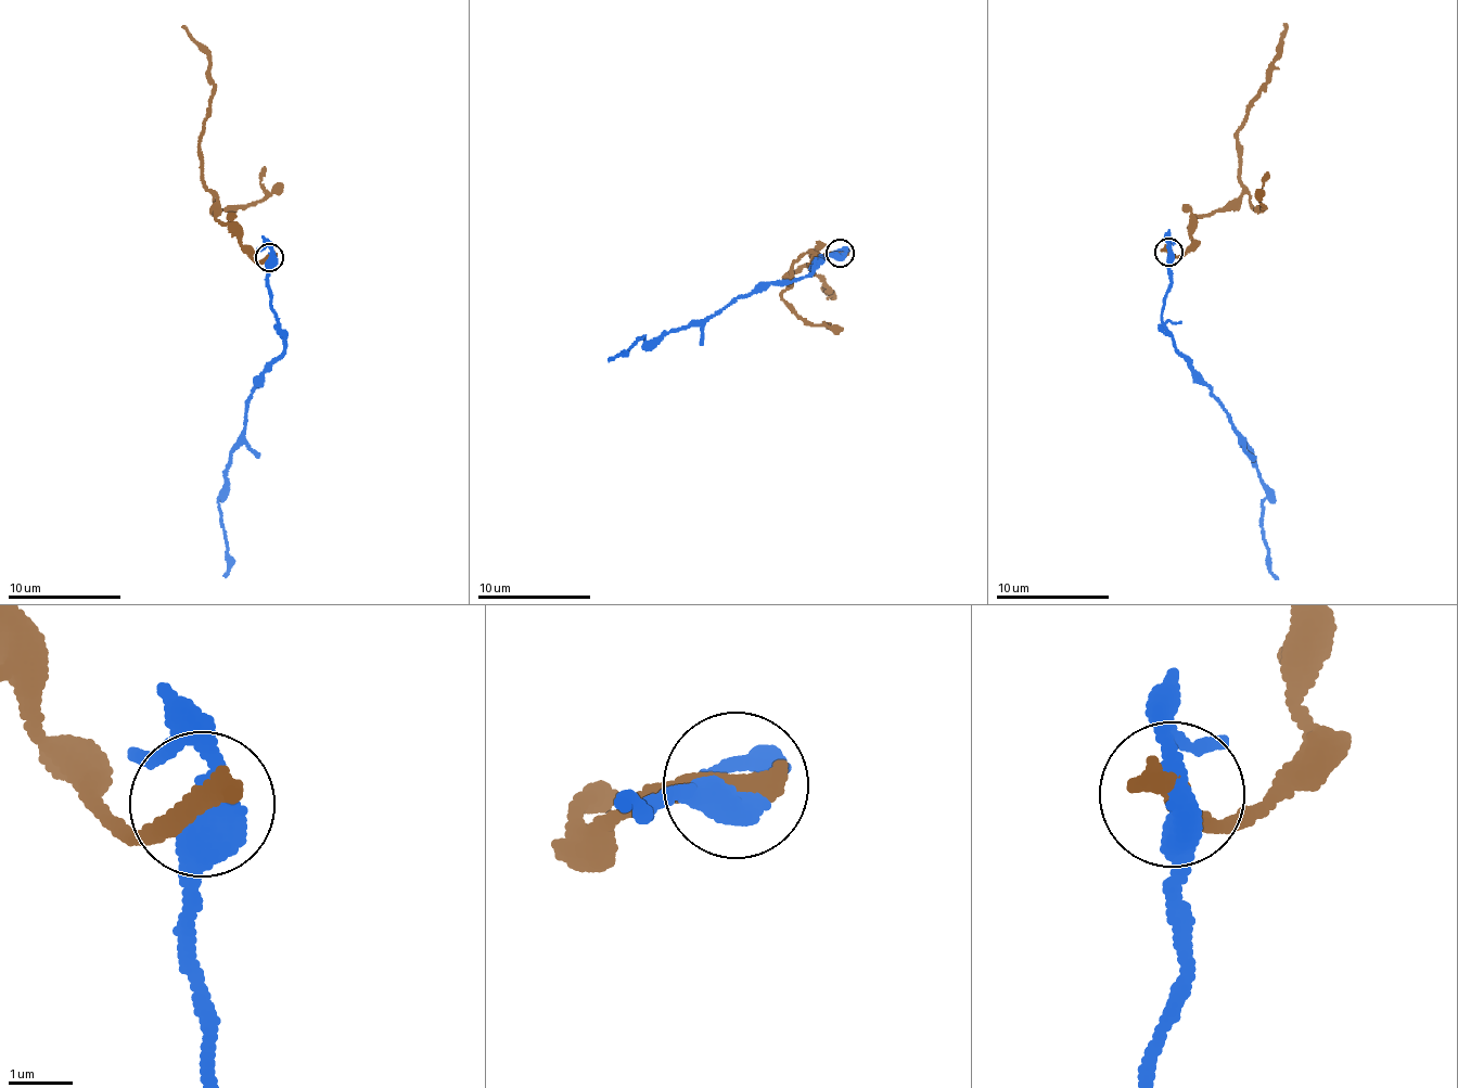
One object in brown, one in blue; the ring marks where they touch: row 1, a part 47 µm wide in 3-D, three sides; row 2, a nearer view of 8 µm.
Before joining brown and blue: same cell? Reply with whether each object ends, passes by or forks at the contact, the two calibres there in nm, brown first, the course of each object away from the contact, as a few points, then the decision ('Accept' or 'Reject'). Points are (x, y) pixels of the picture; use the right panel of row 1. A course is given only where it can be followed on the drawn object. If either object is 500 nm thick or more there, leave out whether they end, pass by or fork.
At the ring brown ends. At the ring blue passes by. Thickness 480 nm (brown) against 440 nm. Course of brown: (1168, 251), (1182, 254), (1191, 245), (1198, 217), (1209, 217), (1243, 193), (1238, 127), (1267, 80), (1284, 24). Course of blue: (1171, 251), (1172, 284), (1162, 314), (1173, 345), (1228, 413), (1260, 473), (1268, 572), (1278, 579). Reject

